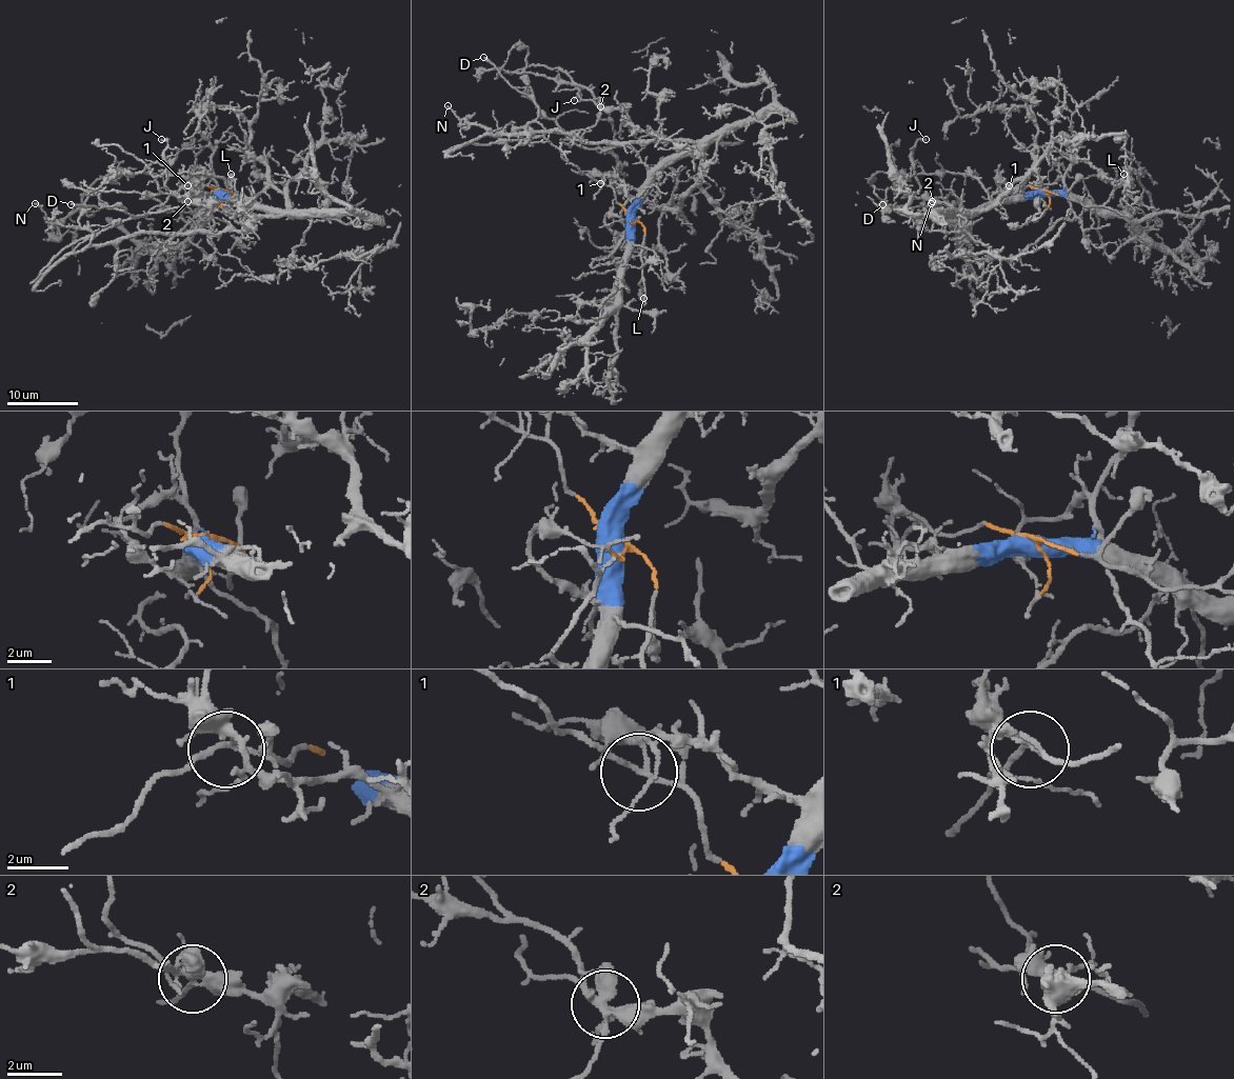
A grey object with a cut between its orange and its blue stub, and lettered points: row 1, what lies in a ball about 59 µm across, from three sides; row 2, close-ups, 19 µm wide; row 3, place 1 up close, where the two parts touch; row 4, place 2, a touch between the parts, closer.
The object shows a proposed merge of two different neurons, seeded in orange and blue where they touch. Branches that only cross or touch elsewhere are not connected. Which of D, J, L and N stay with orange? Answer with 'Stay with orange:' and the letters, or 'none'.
Stay with orange: D, L

